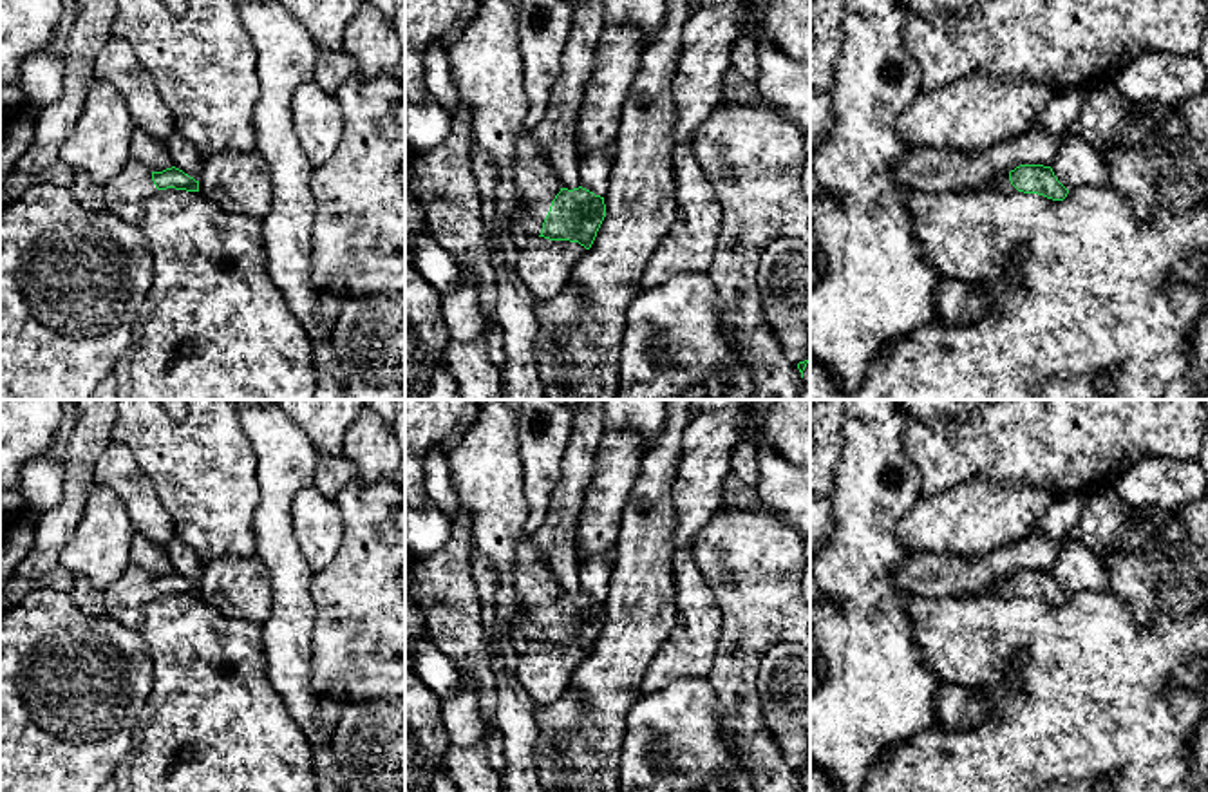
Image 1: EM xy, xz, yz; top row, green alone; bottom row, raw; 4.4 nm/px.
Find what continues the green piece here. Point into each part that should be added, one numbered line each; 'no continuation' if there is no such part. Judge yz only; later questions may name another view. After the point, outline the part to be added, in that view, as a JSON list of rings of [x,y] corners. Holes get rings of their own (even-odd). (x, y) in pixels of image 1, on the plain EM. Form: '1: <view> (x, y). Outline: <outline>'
1: yz (1000, 588). Outline: [[[1002,577],[1002,579],[995,580],[991,584],[991,588],[987,589],[987,593],[993,593],[993,595],[996,595],[1000,599],[1013,599],[1013,597],[1016,597],[1016,593],[1009,586],[1009,577]]]

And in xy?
1: xy (125, 599). Outline: [[[136,564],[103,589],[107,615],[121,626],[139,631],[145,606],[156,597],[152,575]]]

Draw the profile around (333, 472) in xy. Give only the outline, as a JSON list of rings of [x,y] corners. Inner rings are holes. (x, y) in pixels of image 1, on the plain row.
[[[318,456],[315,488],[335,501],[338,492],[356,479],[356,467],[344,456]]]

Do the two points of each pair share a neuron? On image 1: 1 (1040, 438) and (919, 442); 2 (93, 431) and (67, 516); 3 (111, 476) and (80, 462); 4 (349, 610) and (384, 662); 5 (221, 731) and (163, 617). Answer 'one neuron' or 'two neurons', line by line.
1: one neuron
2: one neuron
3: two neurons
4: one neuron
5: one neuron

